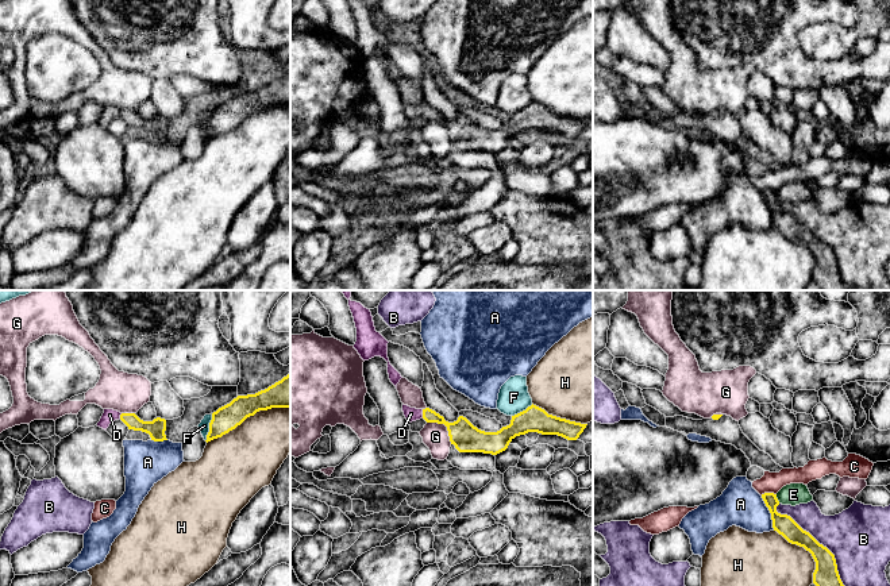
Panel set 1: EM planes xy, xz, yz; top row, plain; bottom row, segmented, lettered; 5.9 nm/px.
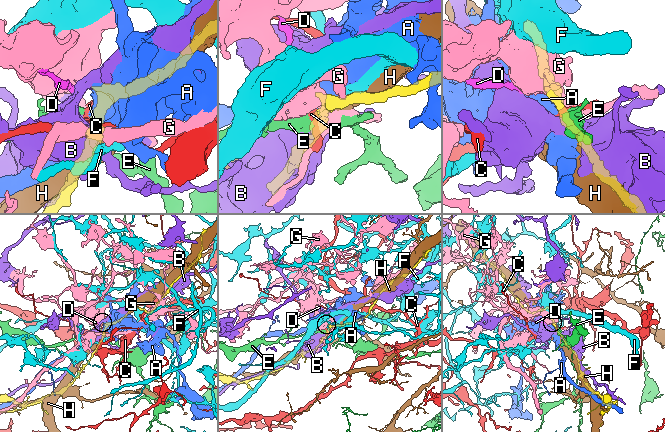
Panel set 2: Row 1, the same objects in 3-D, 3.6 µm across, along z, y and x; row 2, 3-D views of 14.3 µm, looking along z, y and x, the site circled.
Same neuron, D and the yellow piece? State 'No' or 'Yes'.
Yes

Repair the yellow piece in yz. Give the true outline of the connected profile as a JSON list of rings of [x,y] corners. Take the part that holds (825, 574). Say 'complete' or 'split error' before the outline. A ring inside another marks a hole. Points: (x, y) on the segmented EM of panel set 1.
complete; [[[764,493],[762,498],[771,513],[774,531],[789,543],[804,547],[812,554],[816,562],[813,583],[816,586],[844,586],[837,571],[835,555],[809,532],[804,531],[790,516],[777,512],[777,506],[779,505],[777,494]]]

